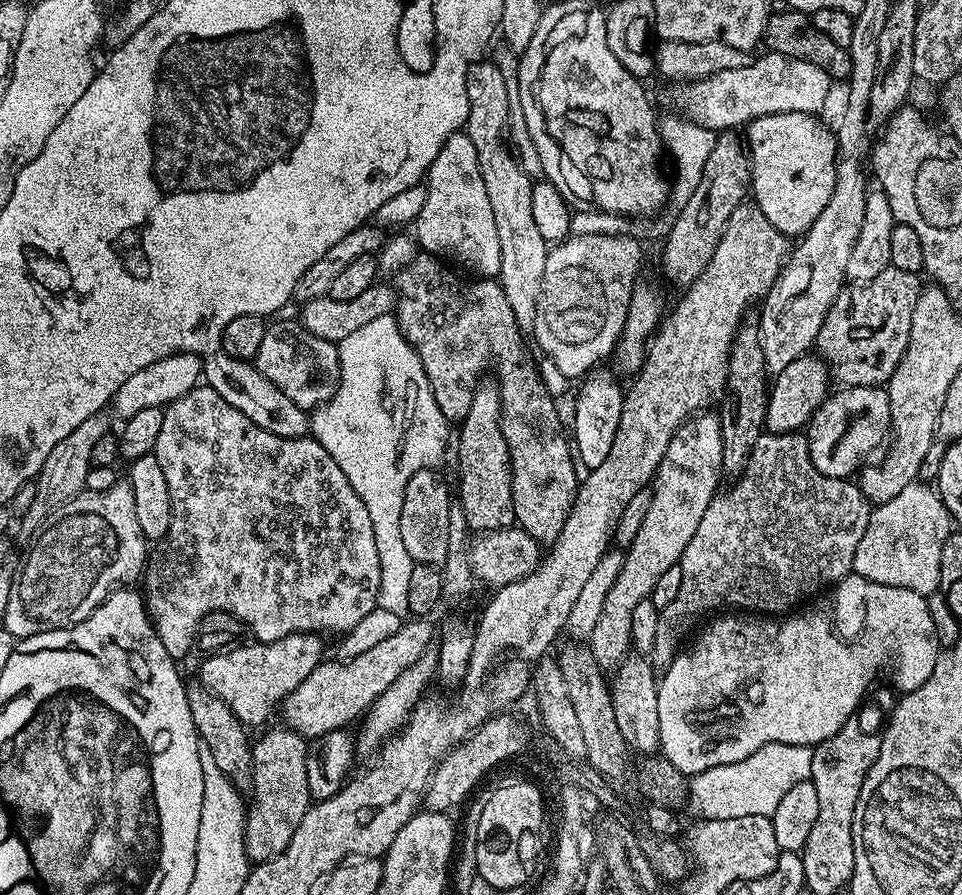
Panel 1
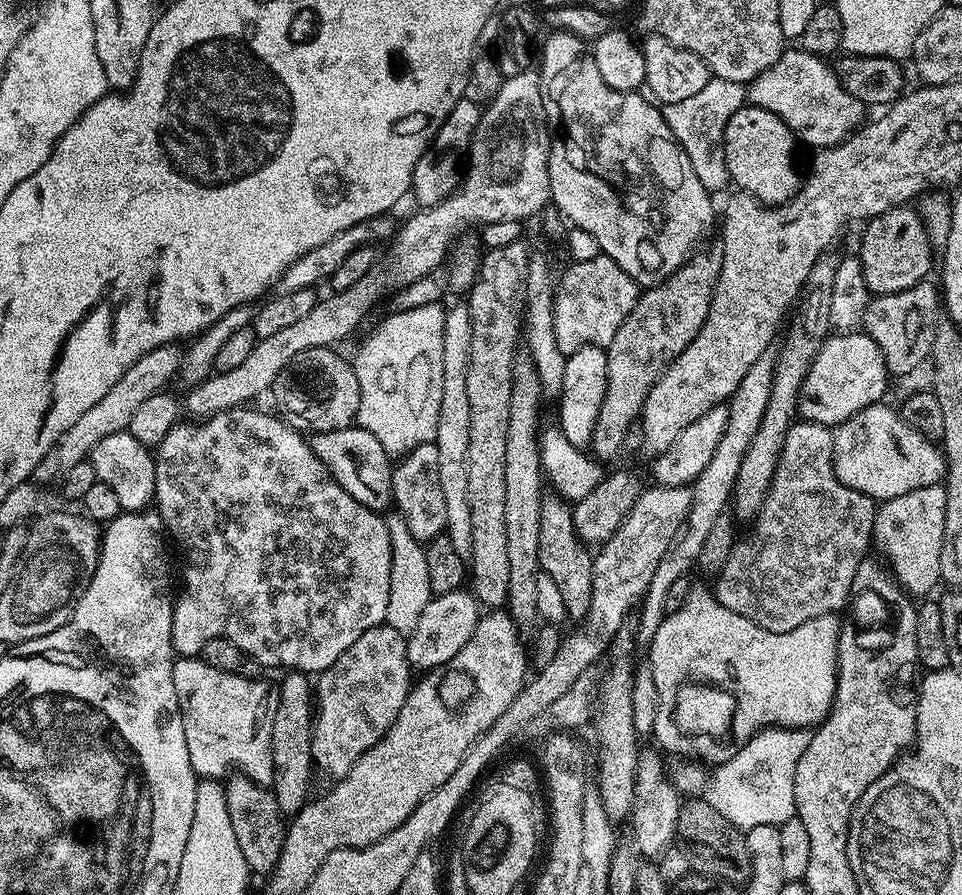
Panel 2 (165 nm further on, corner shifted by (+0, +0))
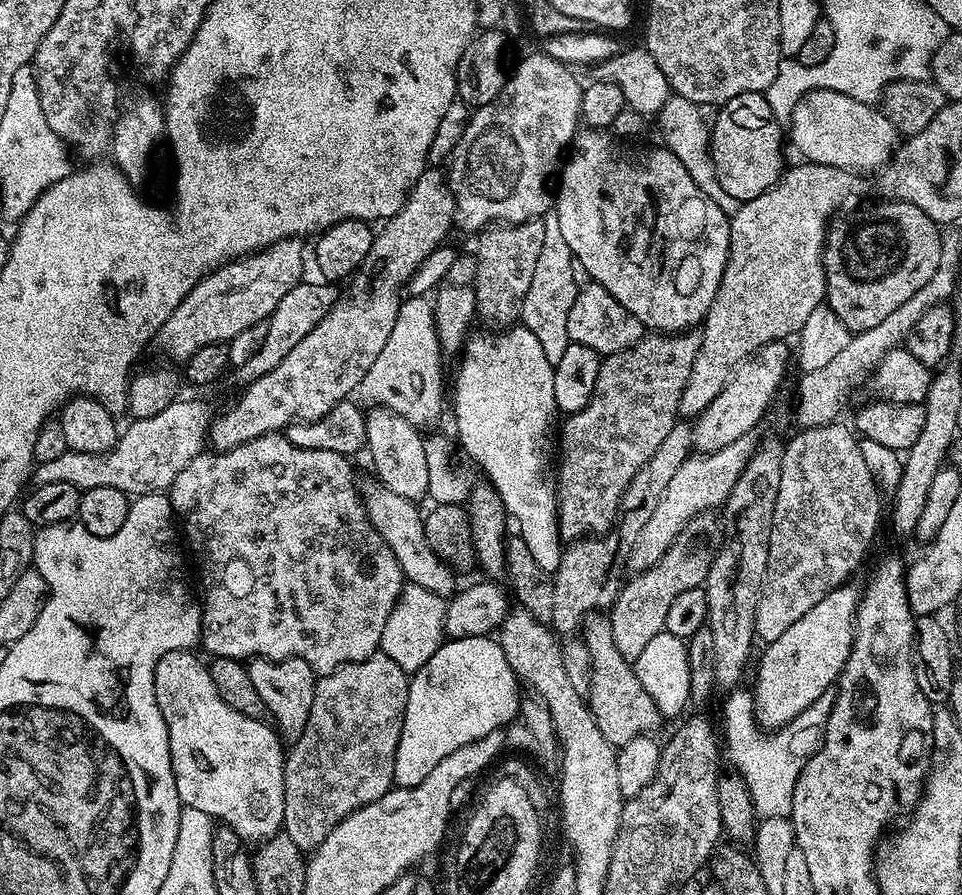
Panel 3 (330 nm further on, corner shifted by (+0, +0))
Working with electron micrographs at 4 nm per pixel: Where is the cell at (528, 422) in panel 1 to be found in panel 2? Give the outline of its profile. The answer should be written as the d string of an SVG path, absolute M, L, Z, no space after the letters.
M548 498L540 501L540 521L538 522L538 558L543 575L549 576L562 594L562 603L569 621L582 622L590 610L590 594L594 586L592 569L593 553L581 543L574 530L573 505L563 498Z

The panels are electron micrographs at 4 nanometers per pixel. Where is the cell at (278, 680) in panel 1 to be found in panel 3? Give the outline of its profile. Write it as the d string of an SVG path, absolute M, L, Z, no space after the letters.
M186 648L170 650L170 654L162 654L162 658L158 658L158 666L154 670L154 694L158 698L158 708L162 710L162 718L166 718L166 730L170 738L170 756L172 758L172 769L174 770L174 782L178 786L178 798L183 807L202 810L202 814L212 817L213 821L234 829L246 842L253 842L252 840L263 842L271 836L275 836L284 826L285 745L282 743L277 729L271 723L264 720L255 720L246 714L240 714L238 710L234 710L234 706L226 706L226 702L222 702L222 694L218 694L218 690L208 673L208 664L205 661L200 661L195 656L196 654L195 651Z

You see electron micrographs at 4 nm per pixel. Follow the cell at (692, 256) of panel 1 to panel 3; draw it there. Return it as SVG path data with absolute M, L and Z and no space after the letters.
M685 330L679 334L645 334L634 346L630 346L626 350L615 352L601 359L600 369L598 370L598 382L594 382L594 394L590 398L590 402L582 410L571 413L571 415L565 419L568 421L565 422L564 429L562 429L562 424L558 432L559 460L556 513L560 519L561 541L571 542L574 540L582 540L589 536L599 536L613 531L620 514L620 499L624 491L630 486L630 482L634 476L642 470L642 466L646 466L646 462L650 462L650 458L654 458L654 452L658 450L658 446L662 446L662 442L666 439L666 434L670 434L678 422L680 403L682 402L682 390L686 390L686 382L690 382L690 370L694 370L694 358L698 358L699 349L700 332L696 330Z

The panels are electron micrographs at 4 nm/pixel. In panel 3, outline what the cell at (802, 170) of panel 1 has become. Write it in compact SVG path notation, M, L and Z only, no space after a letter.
M762 92L738 94L738 98L730 98L725 104L719 105L717 112L720 113L717 114L716 121L711 121L710 127L712 154L718 181L721 182L726 194L730 194L730 198L736 198L741 202L758 198L758 194L770 190L770 186L779 182L786 168L784 152L780 149L781 121L774 118L768 105L768 97Z

